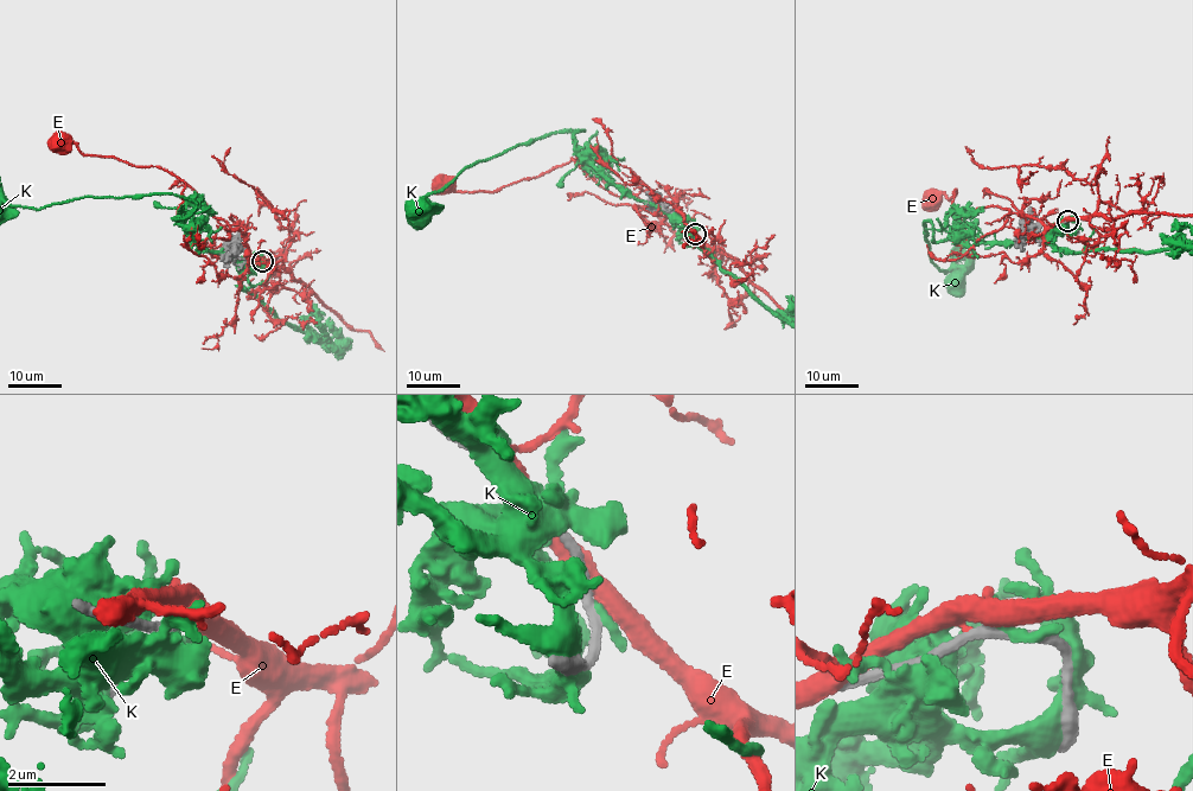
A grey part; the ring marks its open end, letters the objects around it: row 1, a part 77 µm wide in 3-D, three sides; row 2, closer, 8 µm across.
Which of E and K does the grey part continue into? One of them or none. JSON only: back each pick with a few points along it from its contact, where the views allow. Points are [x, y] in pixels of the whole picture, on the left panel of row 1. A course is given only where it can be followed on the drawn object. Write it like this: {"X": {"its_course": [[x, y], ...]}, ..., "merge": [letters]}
{"merge": []}

